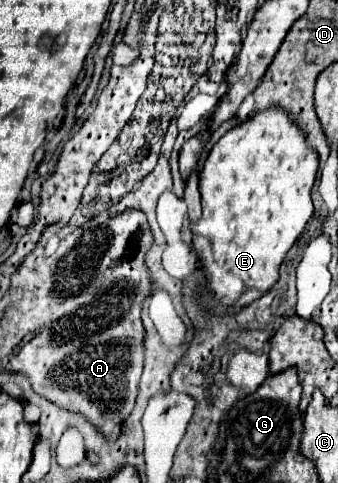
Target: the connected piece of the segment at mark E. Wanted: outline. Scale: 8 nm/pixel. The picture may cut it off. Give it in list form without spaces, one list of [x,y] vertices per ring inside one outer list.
[[[266,109],[254,117],[250,117],[248,121],[236,125],[234,129],[230,129],[210,151],[206,163],[204,163],[204,169],[200,173],[200,203],[202,203],[202,215],[198,221],[194,221],[190,225],[192,229],[192,247],[194,247],[194,253],[200,261],[200,269],[204,269],[206,273],[206,285],[202,285],[202,291],[204,295],[200,297],[200,305],[204,311],[208,313],[214,313],[218,317],[224,317],[224,315],[232,315],[232,313],[240,313],[246,305],[250,305],[252,301],[260,299],[262,295],[266,295],[274,283],[280,279],[280,265],[286,257],[286,253],[290,251],[290,247],[296,243],[296,239],[300,237],[300,233],[304,231],[308,219],[312,217],[314,213],[314,207],[312,207],[312,197],[310,197],[310,191],[312,191],[312,185],[314,185],[314,179],[316,179],[316,173],[318,173],[318,157],[316,153],[308,147],[306,143],[306,137],[300,133],[300,129],[296,127],[296,123],[292,123],[292,119],[282,111],[282,109]]]

